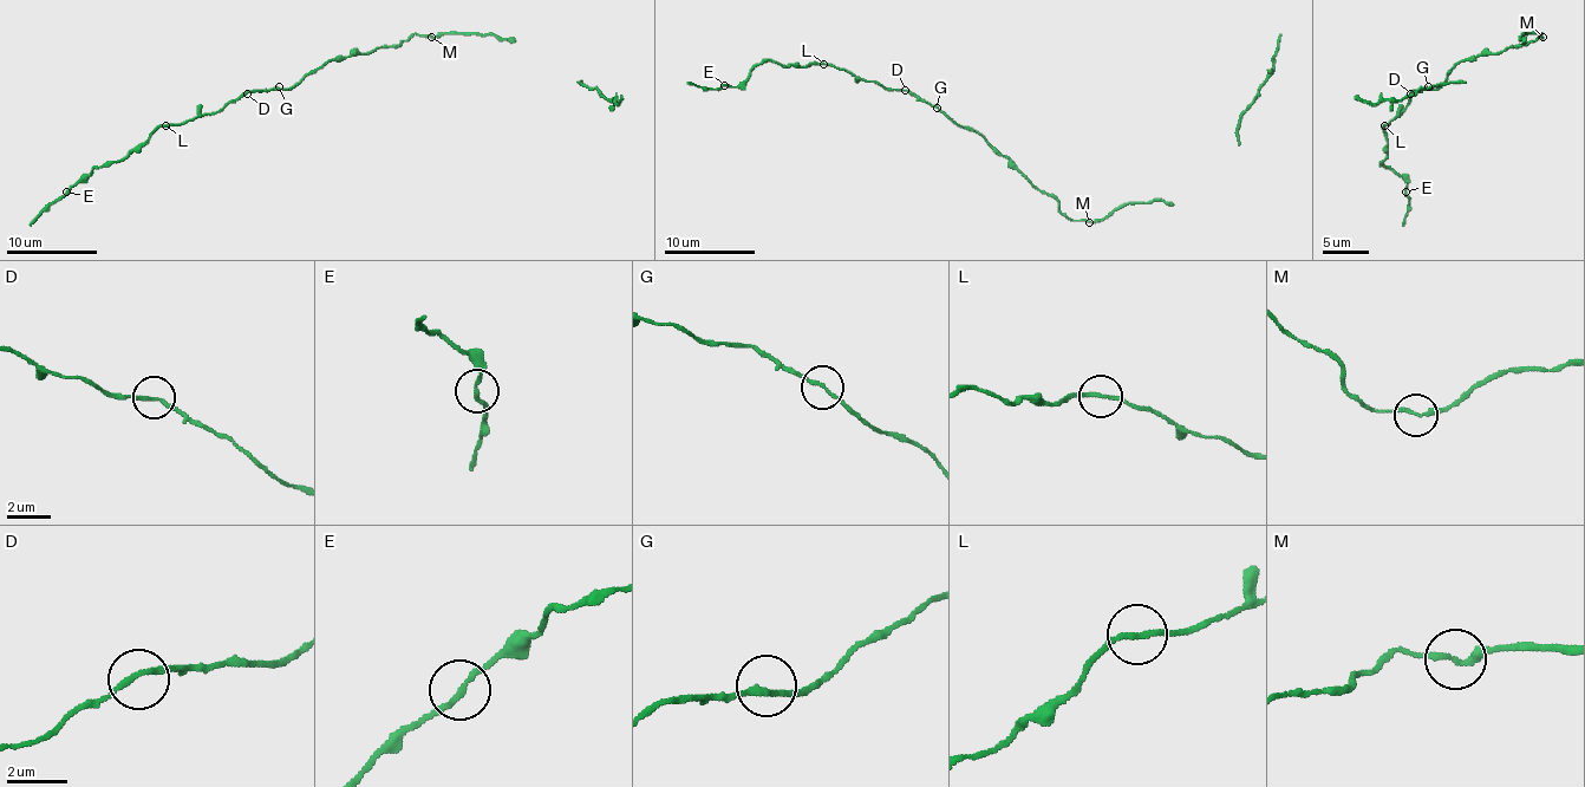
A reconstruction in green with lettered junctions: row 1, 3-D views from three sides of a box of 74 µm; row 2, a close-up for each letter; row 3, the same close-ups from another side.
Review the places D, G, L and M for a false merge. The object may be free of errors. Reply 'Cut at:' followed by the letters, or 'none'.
Cut at: L

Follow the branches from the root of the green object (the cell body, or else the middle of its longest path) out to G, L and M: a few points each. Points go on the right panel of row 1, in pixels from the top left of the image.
G: (1481, 54), (1462, 59), (1435, 89), (1428, 86)
L: (1481, 54), (1462, 59), (1435, 89), (1413, 91), (1410, 103), (1384, 125)
M: (1481, 54), (1497, 54), (1506, 47), (1543, 37)

